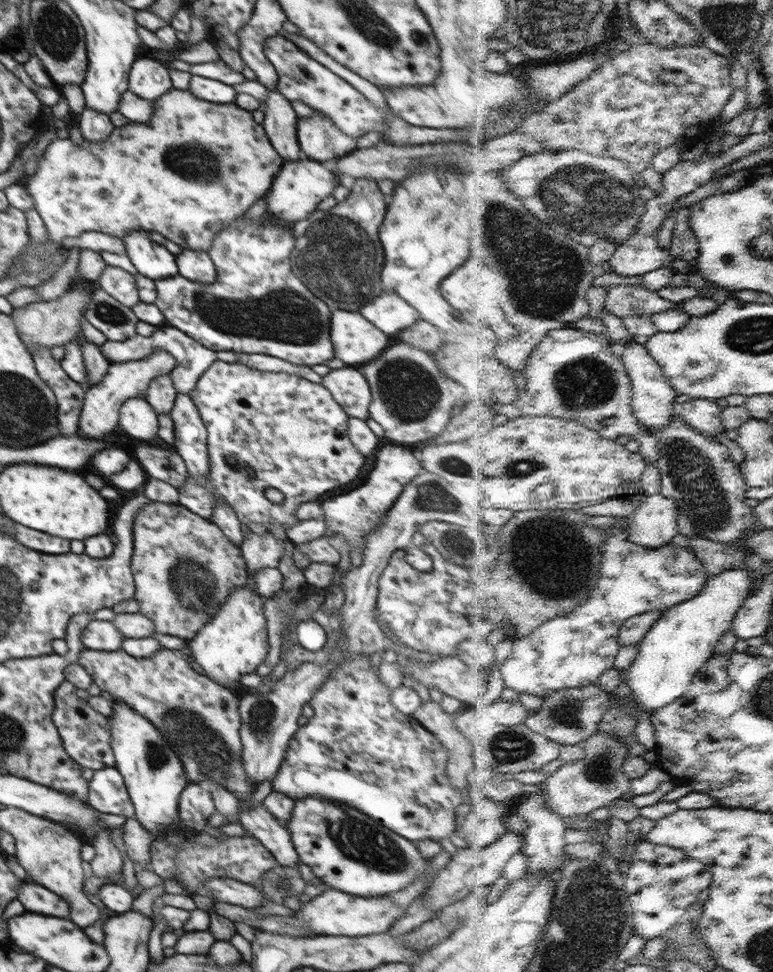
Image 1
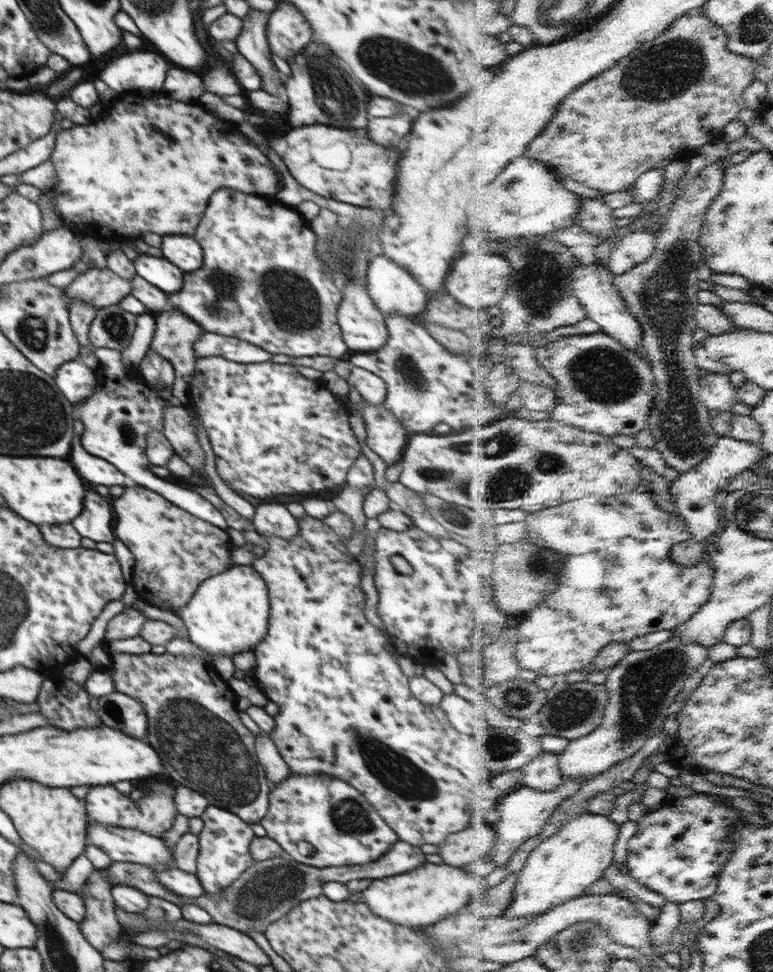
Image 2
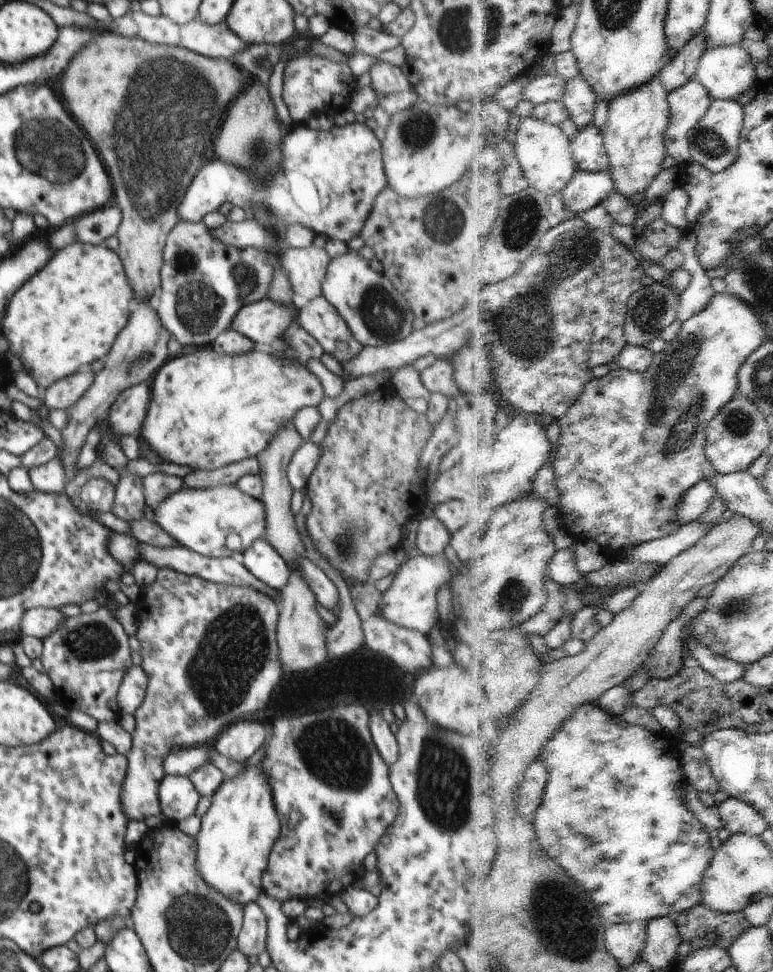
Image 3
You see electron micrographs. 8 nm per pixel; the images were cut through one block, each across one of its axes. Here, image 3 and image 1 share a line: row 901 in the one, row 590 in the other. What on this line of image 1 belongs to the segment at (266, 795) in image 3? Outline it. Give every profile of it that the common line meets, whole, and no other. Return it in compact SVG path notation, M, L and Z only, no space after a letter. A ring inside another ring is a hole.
M248 586L232 589L228 599L224 603L220 603L216 614L198 630L194 638L188 641L193 660L202 666L206 676L240 695L246 693L247 690L240 682L240 676L256 672L256 669L264 662L268 654L267 619L264 615L265 600L266 598L258 594L256 590L252 591Z

